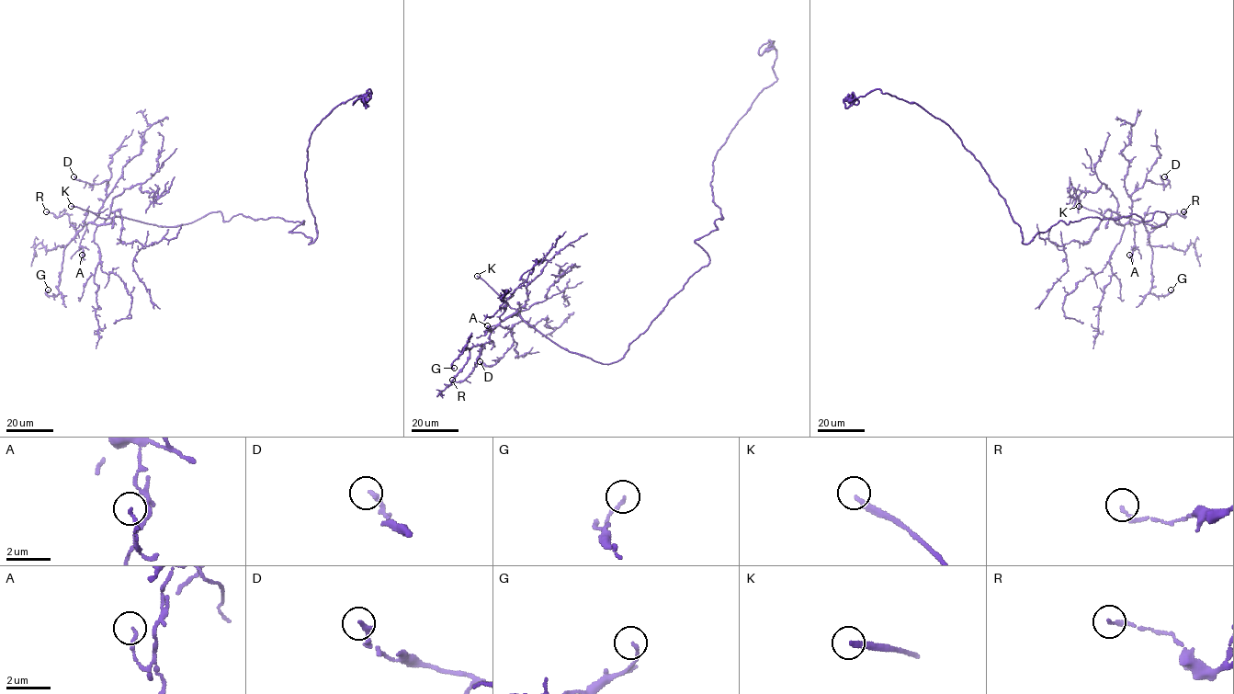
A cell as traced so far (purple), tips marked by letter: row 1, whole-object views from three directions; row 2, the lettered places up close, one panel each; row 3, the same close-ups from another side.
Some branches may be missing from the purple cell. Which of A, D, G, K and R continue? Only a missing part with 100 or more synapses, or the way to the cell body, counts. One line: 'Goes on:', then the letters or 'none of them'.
Goes on: K

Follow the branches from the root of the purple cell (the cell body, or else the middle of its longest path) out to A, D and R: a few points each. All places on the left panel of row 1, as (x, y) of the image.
A: (272, 217), (238, 214), (224, 221), (218, 211), (175, 226), (114, 217), (86, 225), (82, 255)
D: (272, 217), (224, 221), (218, 211), (175, 226), (119, 217), (96, 224), (107, 181), (73, 176)
R: (272, 217), (224, 221), (218, 211), (175, 226), (114, 217), (84, 221), (77, 233), (66, 213), (46, 211)

